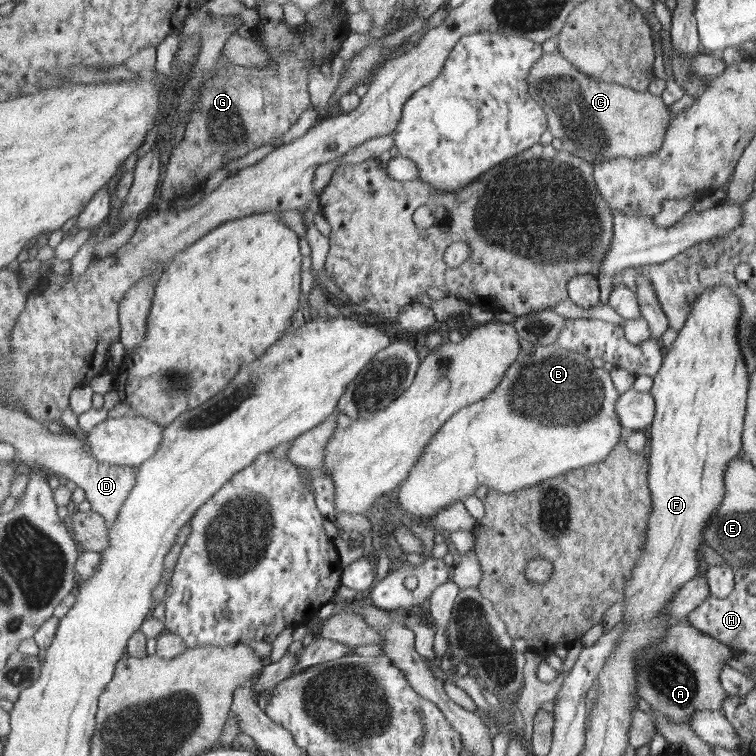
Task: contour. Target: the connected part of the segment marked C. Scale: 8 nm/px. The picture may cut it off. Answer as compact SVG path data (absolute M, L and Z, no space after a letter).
M561 52L545 53L541 60L533 64L529 74L529 87L531 94L548 115L549 131L554 138L564 141L563 149L592 164L603 162L604 159L611 162L611 158L619 156L643 158L659 153L663 149L667 132L674 120L673 112L663 102L661 96L654 95L649 90L641 92L613 81L595 79L583 70L579 70Z

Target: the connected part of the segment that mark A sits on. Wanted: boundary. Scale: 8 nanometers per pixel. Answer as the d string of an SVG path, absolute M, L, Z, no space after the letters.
M687 621L671 626L662 644L648 647L638 657L637 693L674 724L687 725L699 710L722 710L729 695L721 683L721 670L735 658L734 650L703 634Z

